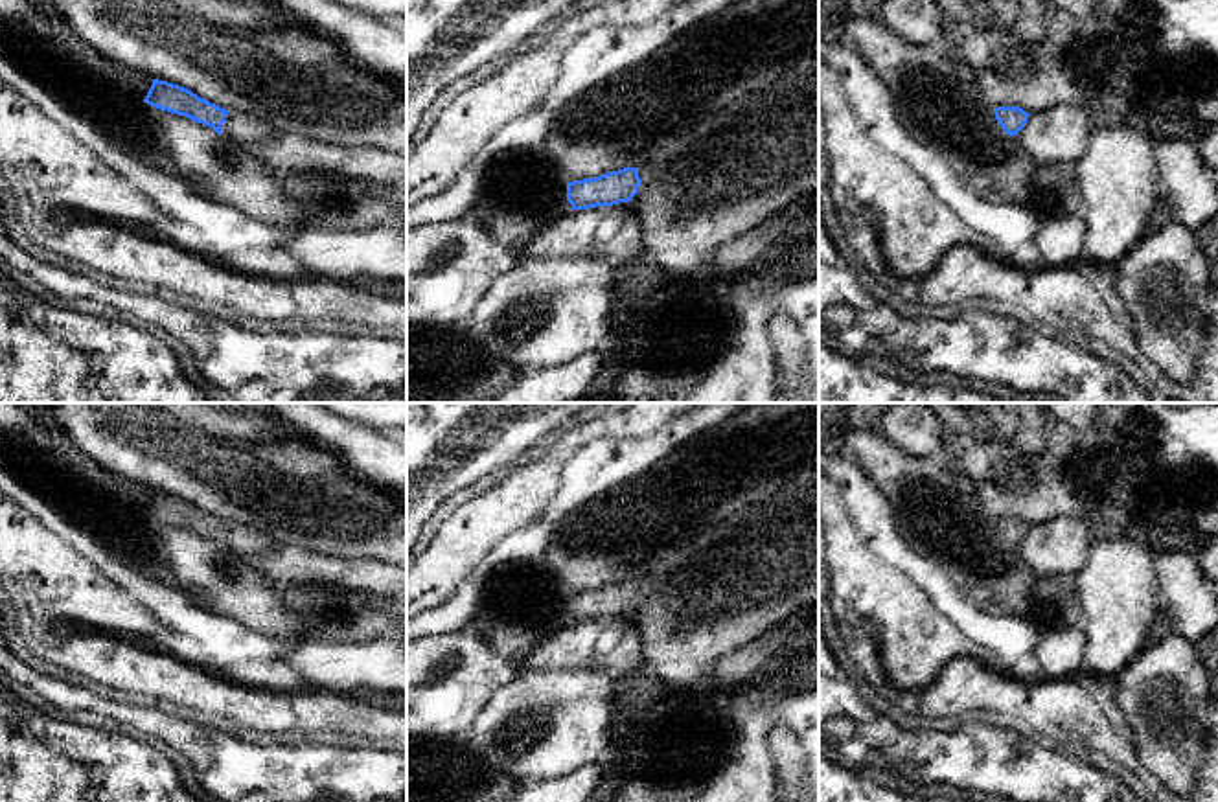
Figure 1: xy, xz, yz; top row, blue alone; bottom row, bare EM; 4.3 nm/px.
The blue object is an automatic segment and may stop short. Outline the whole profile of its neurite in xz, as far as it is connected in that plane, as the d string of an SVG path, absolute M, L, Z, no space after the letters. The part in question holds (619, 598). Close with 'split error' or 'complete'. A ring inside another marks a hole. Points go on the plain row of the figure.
M661 565L640 579L624 579L594 590L567 594L567 613L572 622L629 614L638 605L640 596L648 596L666 583L670 572L668 567Z | split error

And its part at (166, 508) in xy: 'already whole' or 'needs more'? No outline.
needs more

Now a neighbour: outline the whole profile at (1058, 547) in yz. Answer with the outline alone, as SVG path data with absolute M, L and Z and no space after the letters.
M1086 515L1056 517L1030 526L1016 554L1036 578L1076 576L1095 533L1097 524Z

